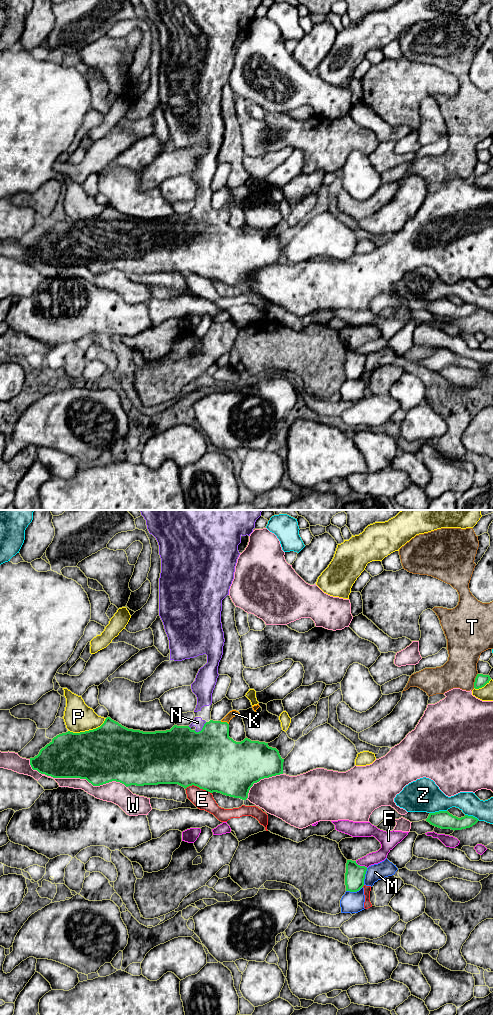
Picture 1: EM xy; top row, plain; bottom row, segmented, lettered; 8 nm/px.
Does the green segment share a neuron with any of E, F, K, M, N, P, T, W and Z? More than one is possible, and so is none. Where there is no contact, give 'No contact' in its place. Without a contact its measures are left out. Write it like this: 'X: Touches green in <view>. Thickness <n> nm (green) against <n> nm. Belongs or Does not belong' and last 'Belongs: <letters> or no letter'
E: Touches green in xy. Thickness 480 nm (green) against 160 nm. Does not belong
F: Touches green in xy. Thickness 160 nm (green) against 100 nm. Does not belong
K: Touches green in xy. Thickness 360 nm (green) against 60 nm. Belongs
M: Touches green in xy. Thickness 160 nm (green) against 130 nm. Does not belong
N: Touches green in xy. Thickness 480 nm (green) against 80 nm. Belongs
P: Touches green in xy. Thickness 460 nm (green) against 240 nm. Does not belong
T: Touches green in xy. Thickness 100 nm (green) against 260 nm. Does not belong
W: Touches green in xy. Thickness 420 nm (green) against 120 nm. Does not belong
Z: Touches green in xy. Thickness 140 nm (green) against 280 nm. Does not belong
Belongs: K, N

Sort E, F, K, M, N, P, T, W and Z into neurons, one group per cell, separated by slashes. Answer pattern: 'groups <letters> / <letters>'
groups E / F / K N / M / P / T / W / Z

